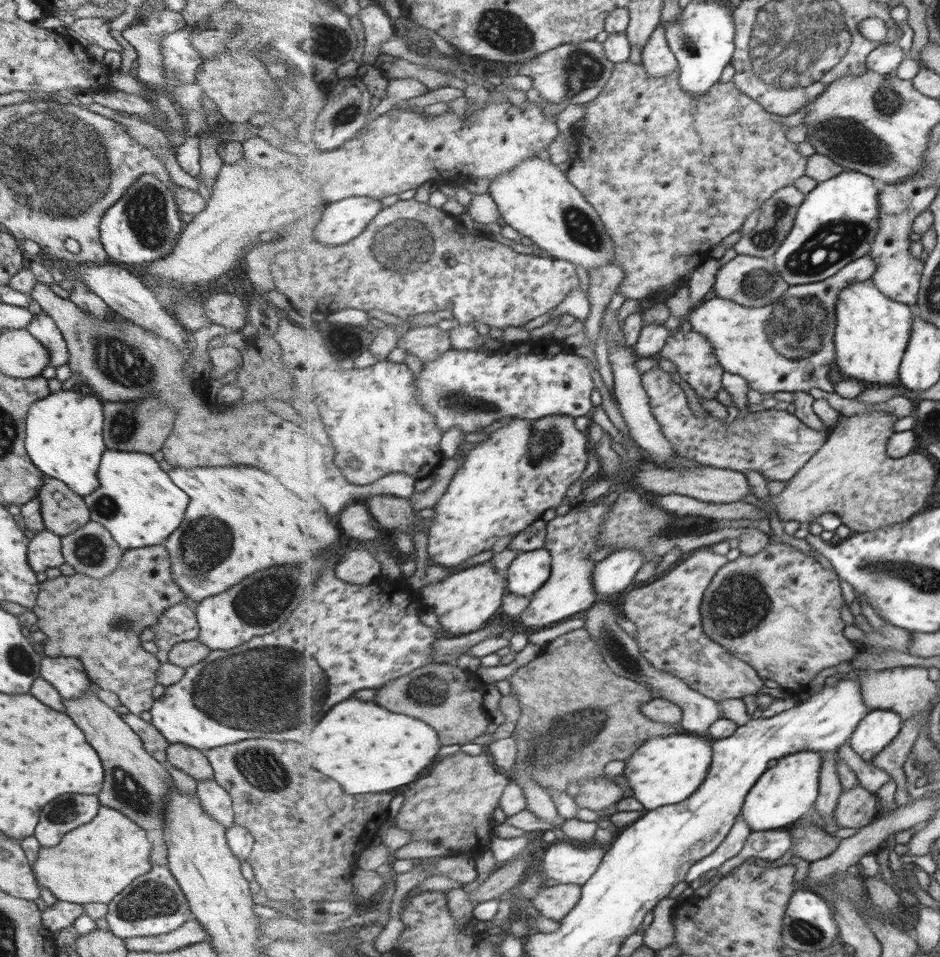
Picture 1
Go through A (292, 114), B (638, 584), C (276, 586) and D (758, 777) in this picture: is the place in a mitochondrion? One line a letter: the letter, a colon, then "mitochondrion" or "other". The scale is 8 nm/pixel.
A: other
B: other
C: mitochondrion
D: other

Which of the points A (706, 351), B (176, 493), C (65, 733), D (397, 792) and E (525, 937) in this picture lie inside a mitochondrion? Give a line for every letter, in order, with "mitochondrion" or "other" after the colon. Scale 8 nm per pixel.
A: other
B: other
C: other
D: other
E: other

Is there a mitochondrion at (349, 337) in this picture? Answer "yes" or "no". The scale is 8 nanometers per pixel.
yes

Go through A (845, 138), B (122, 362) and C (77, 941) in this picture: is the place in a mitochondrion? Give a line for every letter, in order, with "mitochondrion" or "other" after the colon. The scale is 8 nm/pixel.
A: mitochondrion
B: mitochondrion
C: other

